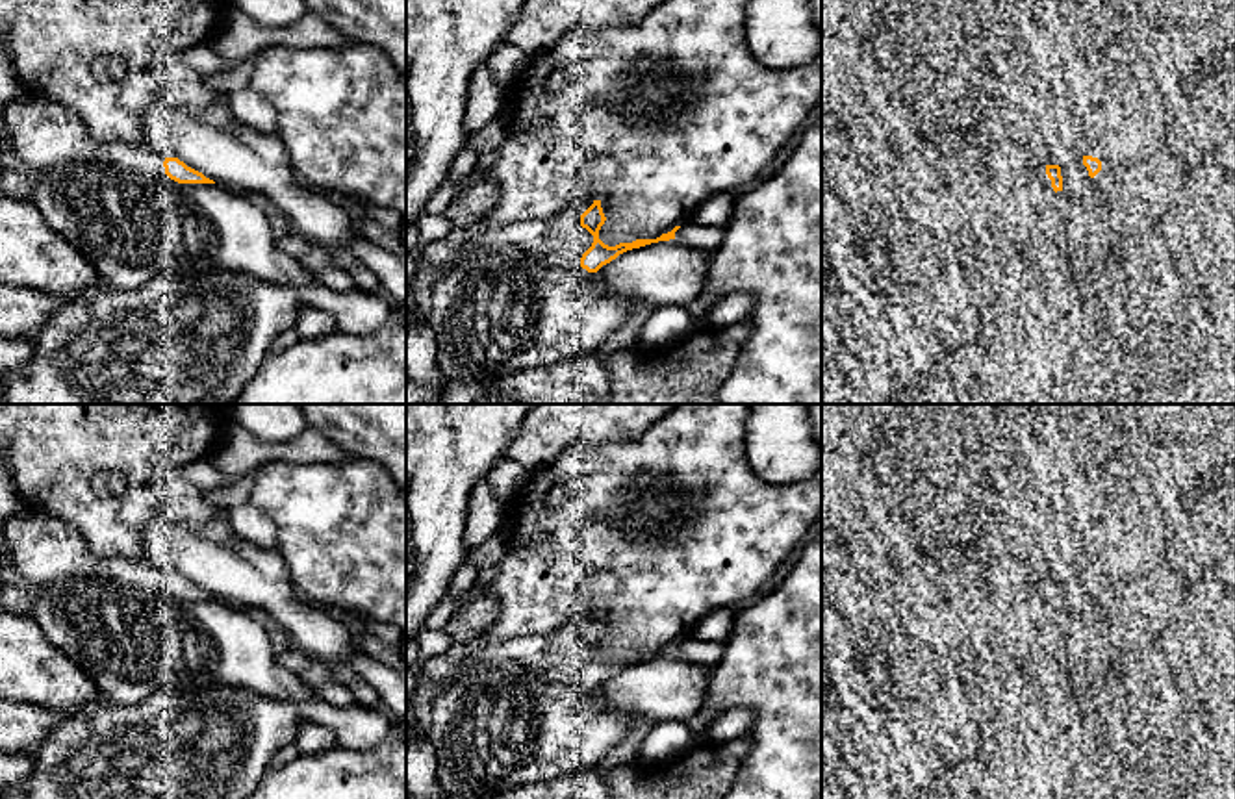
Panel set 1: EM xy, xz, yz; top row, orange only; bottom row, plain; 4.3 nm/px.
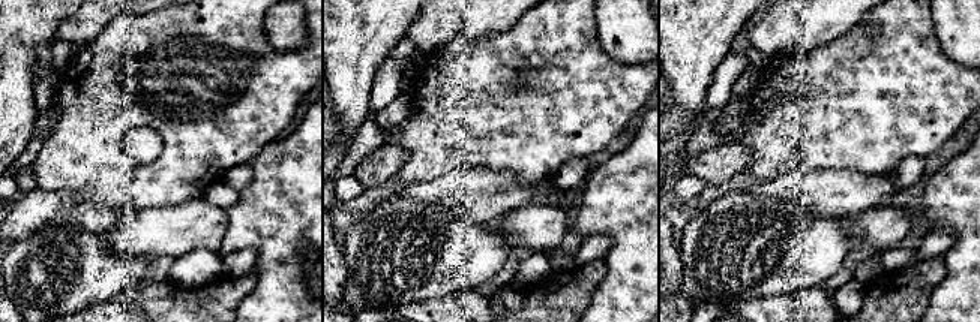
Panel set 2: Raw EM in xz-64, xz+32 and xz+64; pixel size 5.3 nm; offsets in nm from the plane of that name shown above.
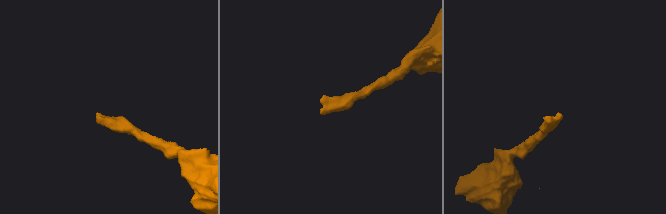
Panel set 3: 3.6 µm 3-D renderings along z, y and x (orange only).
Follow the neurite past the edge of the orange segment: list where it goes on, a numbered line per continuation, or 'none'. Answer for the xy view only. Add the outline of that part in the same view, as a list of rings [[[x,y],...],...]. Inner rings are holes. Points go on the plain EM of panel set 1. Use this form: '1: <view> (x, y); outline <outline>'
1: xy (43, 549); outline [[[22,506],[4,525],[9,565],[32,590],[98,575],[117,584],[165,590],[165,573],[146,560],[96,554],[67,521]]]

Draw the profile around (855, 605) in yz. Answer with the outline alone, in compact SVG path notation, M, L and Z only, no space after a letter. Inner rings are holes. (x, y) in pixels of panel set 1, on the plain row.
M821 539L821 604L834 608L846 625L859 623L868 628L886 621L892 606L877 593L849 578L836 556Z

